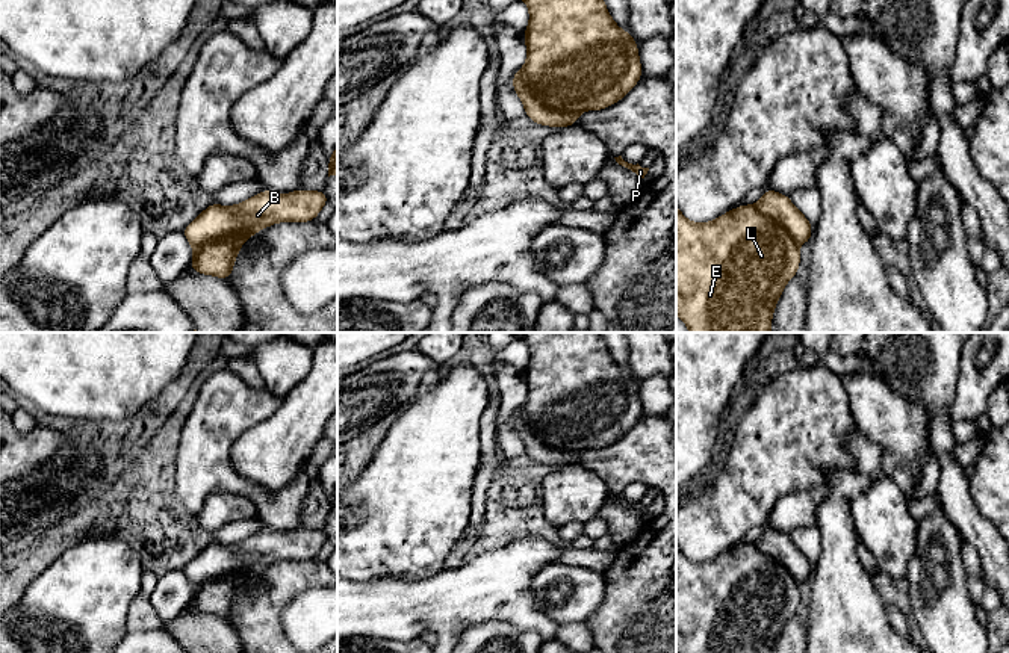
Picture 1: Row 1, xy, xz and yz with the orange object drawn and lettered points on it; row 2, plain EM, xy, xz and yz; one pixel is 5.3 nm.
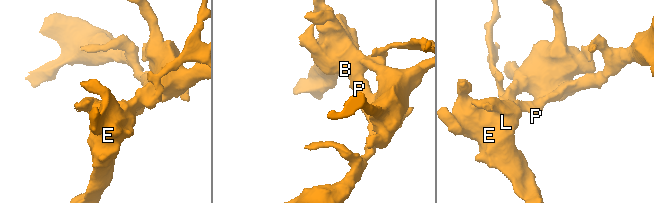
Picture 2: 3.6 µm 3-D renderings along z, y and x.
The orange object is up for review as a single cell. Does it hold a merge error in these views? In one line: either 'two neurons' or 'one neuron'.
two neurons

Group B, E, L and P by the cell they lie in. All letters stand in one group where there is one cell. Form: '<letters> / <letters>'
B P / E L

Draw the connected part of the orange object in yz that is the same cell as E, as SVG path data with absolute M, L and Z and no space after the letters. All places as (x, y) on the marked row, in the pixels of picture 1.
M676 204L676 314L690 333L771 333L771 317L785 284L793 280L800 266L799 245L793 236L773 219L762 215L756 204L738 206L709 222L688 221Z

